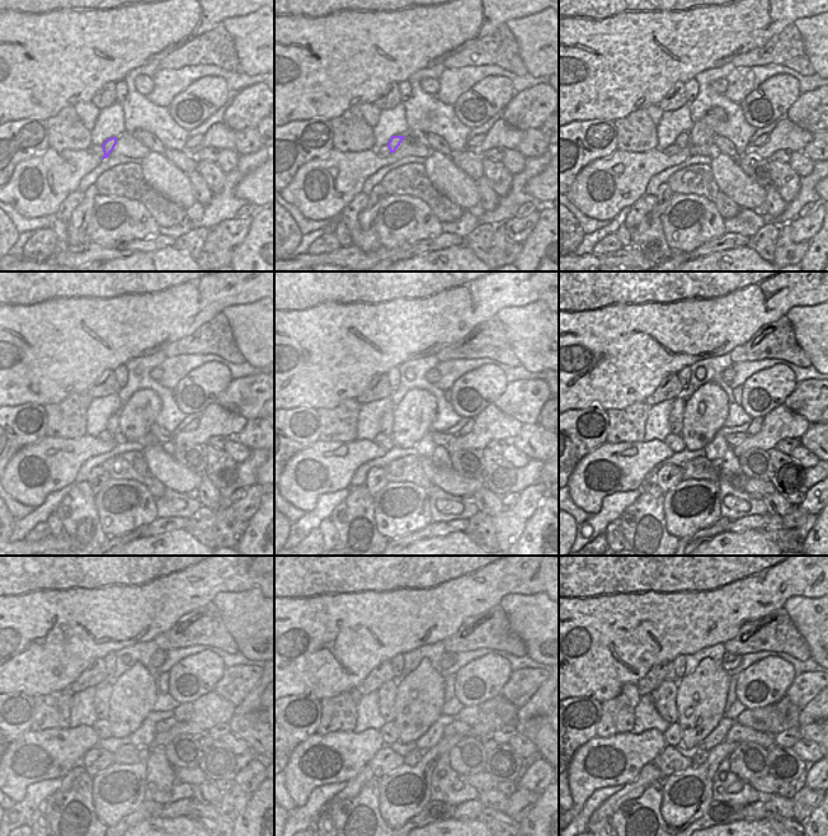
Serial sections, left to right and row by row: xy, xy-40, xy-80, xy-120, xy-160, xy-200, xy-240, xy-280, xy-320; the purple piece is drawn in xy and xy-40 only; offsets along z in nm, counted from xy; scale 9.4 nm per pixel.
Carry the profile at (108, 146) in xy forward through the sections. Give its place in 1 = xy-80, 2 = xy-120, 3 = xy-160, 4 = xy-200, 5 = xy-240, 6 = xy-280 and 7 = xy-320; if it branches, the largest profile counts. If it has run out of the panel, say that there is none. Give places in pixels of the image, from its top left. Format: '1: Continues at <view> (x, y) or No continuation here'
1: Continues at xy-80 (682, 141)
2: Continues at xy-120 (112, 424)
3: Continues at xy-160 (390, 419)
4: Continues at xy-200 (678, 402)
5: Continues at xy-240 (103, 690)
6: Continues at xy-280 (386, 693)
7: Continues at xy-320 (664, 695).

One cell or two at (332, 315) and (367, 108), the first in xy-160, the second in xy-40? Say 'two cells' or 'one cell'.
two cells

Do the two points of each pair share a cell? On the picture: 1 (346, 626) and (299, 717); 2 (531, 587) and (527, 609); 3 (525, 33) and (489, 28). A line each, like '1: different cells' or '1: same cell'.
1: different cells
2: different cells
3: different cells

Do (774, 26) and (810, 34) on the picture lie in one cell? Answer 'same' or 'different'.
different

